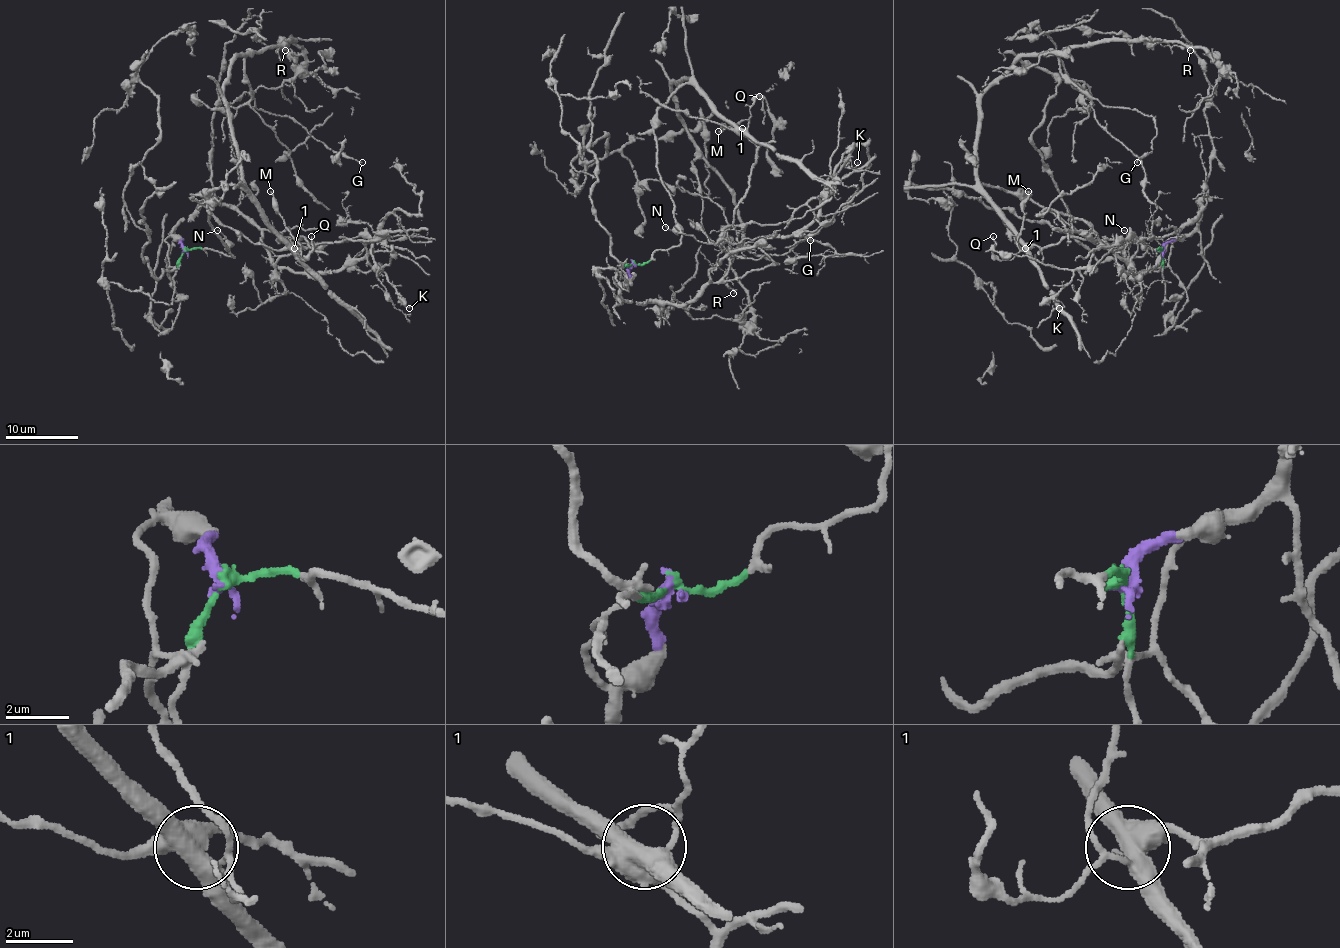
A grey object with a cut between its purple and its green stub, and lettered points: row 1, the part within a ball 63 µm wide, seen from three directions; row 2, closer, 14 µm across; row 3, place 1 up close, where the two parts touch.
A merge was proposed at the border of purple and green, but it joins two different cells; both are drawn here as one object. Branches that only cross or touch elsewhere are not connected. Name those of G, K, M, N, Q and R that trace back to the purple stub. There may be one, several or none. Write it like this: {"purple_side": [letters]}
{"purple_side": ["K"]}

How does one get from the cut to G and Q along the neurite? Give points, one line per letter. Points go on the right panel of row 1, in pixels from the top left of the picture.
G: (1159, 250), (1101, 248), (978, 183), (978, 101), (1023, 56), (1054, 54), (1103, 105), (1150, 116), (1138, 161)
Q: (1159, 250), (1125, 256), (1101, 248), (1027, 198), (983, 185), (1025, 252), (1000, 259), (992, 236)

